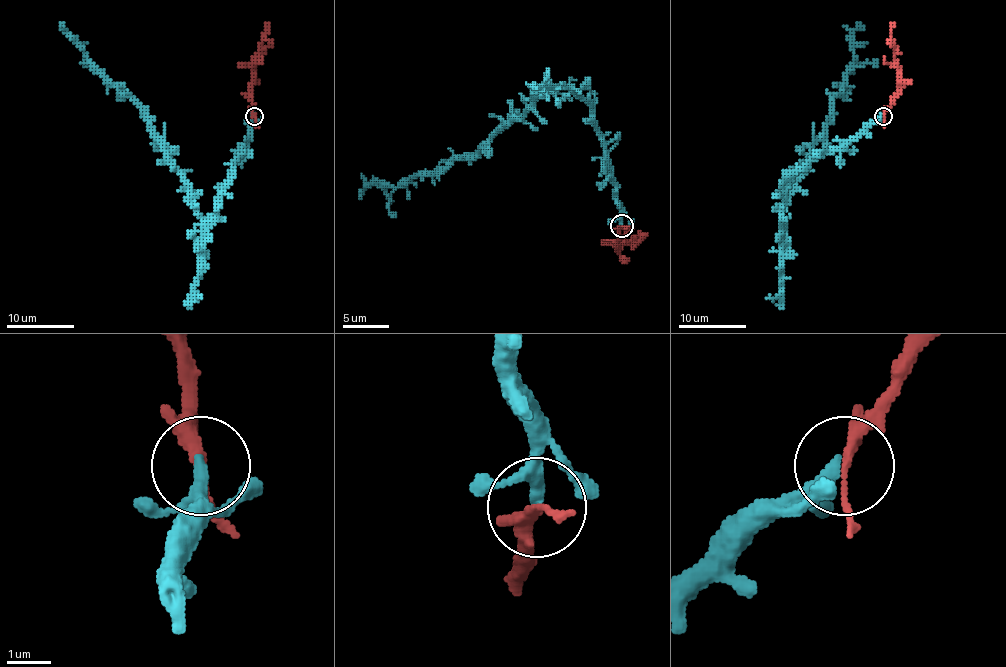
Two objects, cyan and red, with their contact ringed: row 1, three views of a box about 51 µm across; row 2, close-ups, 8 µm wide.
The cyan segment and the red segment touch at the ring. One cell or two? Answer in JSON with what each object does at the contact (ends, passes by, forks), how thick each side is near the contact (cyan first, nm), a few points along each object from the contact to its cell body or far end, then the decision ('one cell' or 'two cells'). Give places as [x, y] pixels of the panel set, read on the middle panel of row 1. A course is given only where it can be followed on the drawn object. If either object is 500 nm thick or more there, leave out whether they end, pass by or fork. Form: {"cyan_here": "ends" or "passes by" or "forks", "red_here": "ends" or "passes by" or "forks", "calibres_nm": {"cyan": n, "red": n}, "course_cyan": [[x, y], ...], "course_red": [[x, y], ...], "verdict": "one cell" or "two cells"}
{"cyan_here": "passes by", "red_here": "passes by", "calibres_nm": {"cyan": 240, "red": 220}, "course_cyan": [[622, 224], [592, 107], [572, 89], [556, 87], [476, 155], [460, 155], [398, 187], [371, 185], [359, 199]], "course_red": [[622, 226], [617, 247], [622, 242], [638, 238], [640, 240]], "verdict": "one cell"}

